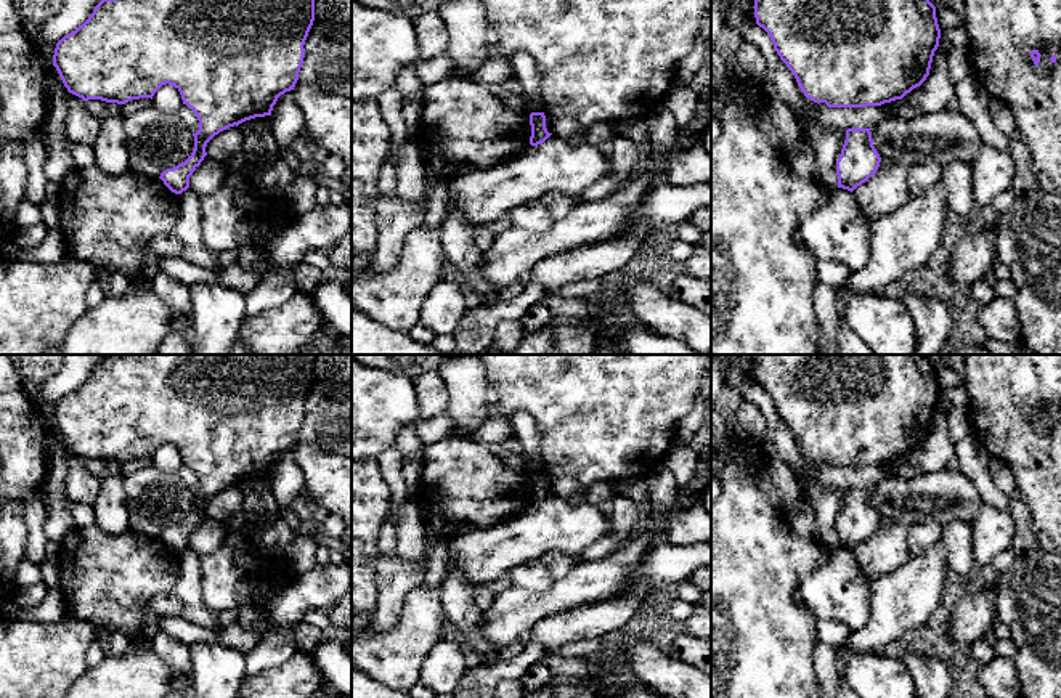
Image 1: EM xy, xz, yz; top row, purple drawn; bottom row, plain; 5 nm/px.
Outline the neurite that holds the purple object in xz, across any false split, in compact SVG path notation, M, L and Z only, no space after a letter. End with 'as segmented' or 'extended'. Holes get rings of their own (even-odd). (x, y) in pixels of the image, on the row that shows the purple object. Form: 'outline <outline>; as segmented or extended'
outline M531 112L530 125L531 125L531 136L530 136L531 146L538 146L538 144L544 143L552 135L546 128L544 112Z; as segmented

